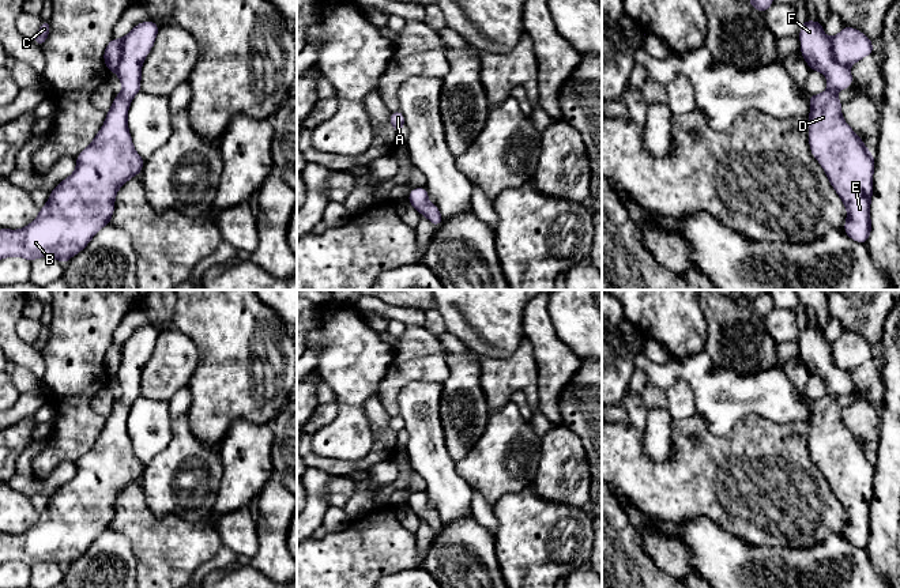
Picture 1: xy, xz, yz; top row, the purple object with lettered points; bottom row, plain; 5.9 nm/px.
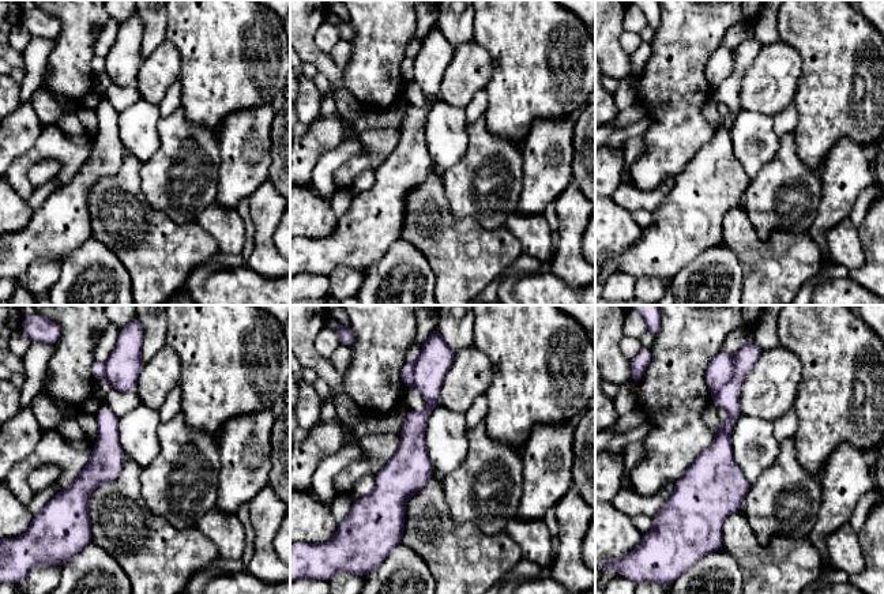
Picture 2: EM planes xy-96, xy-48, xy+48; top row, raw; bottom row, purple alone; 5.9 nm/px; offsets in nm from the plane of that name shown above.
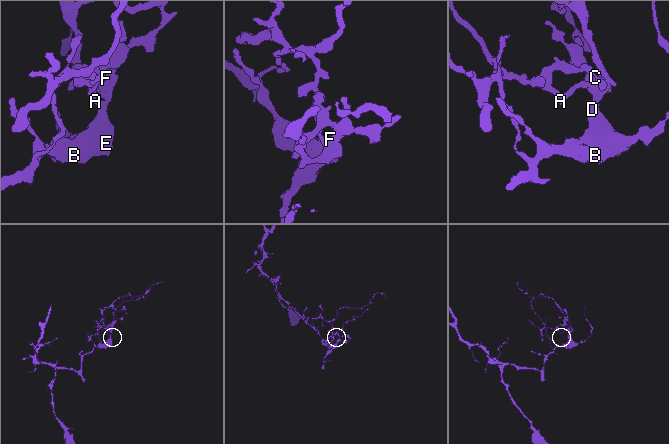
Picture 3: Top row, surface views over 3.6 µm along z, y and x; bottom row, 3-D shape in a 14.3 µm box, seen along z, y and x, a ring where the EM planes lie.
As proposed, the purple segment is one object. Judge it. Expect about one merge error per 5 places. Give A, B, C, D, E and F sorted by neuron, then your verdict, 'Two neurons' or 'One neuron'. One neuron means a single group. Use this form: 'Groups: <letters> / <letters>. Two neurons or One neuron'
Groups: A B C D E F. One neuron

